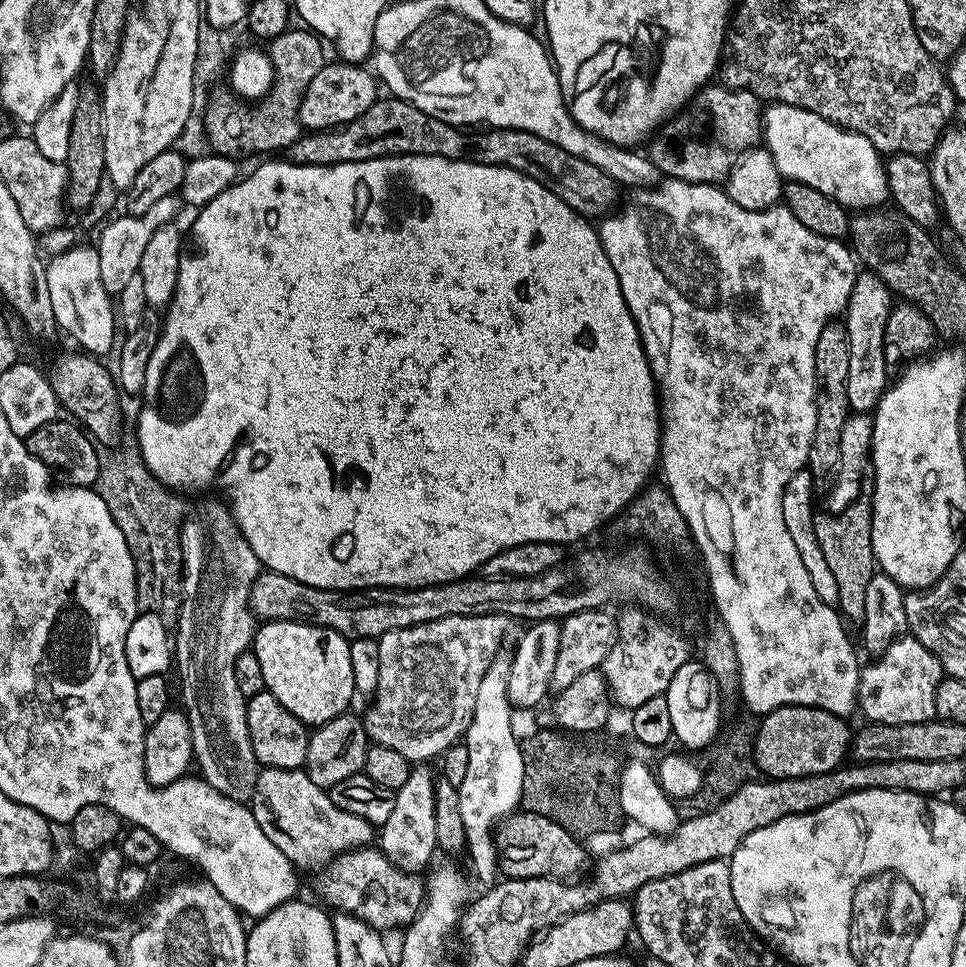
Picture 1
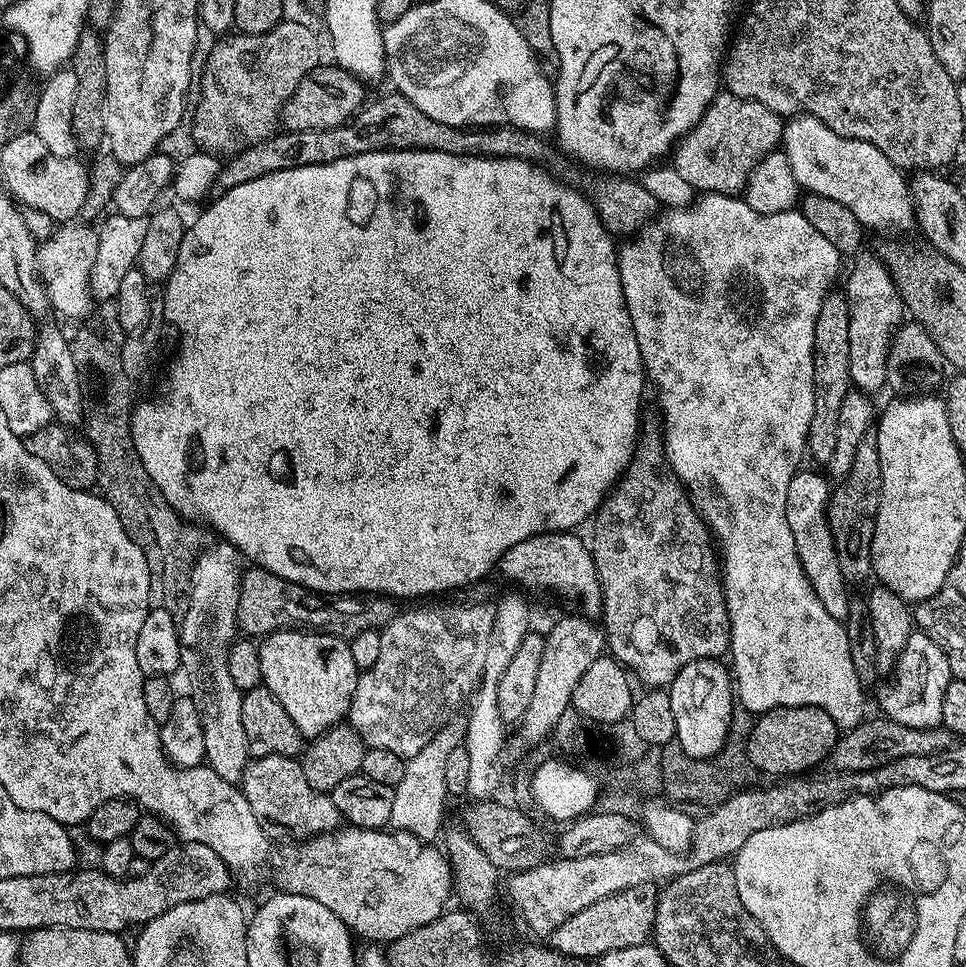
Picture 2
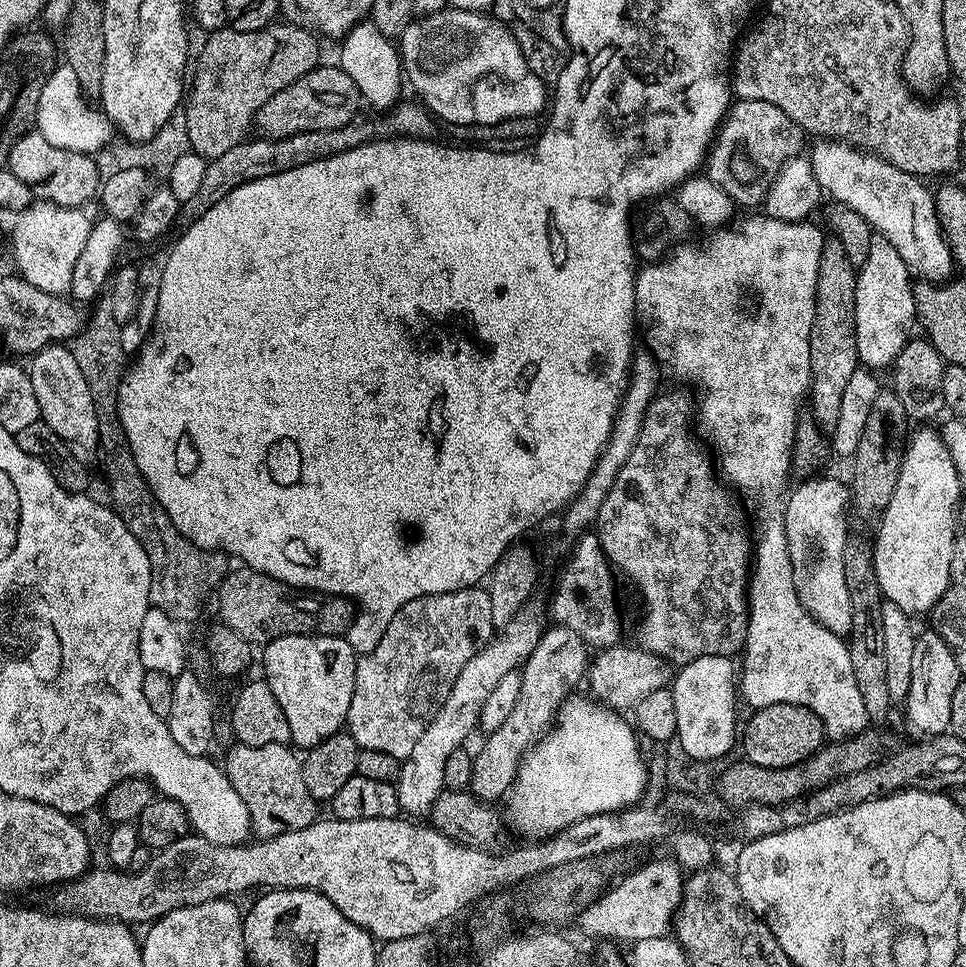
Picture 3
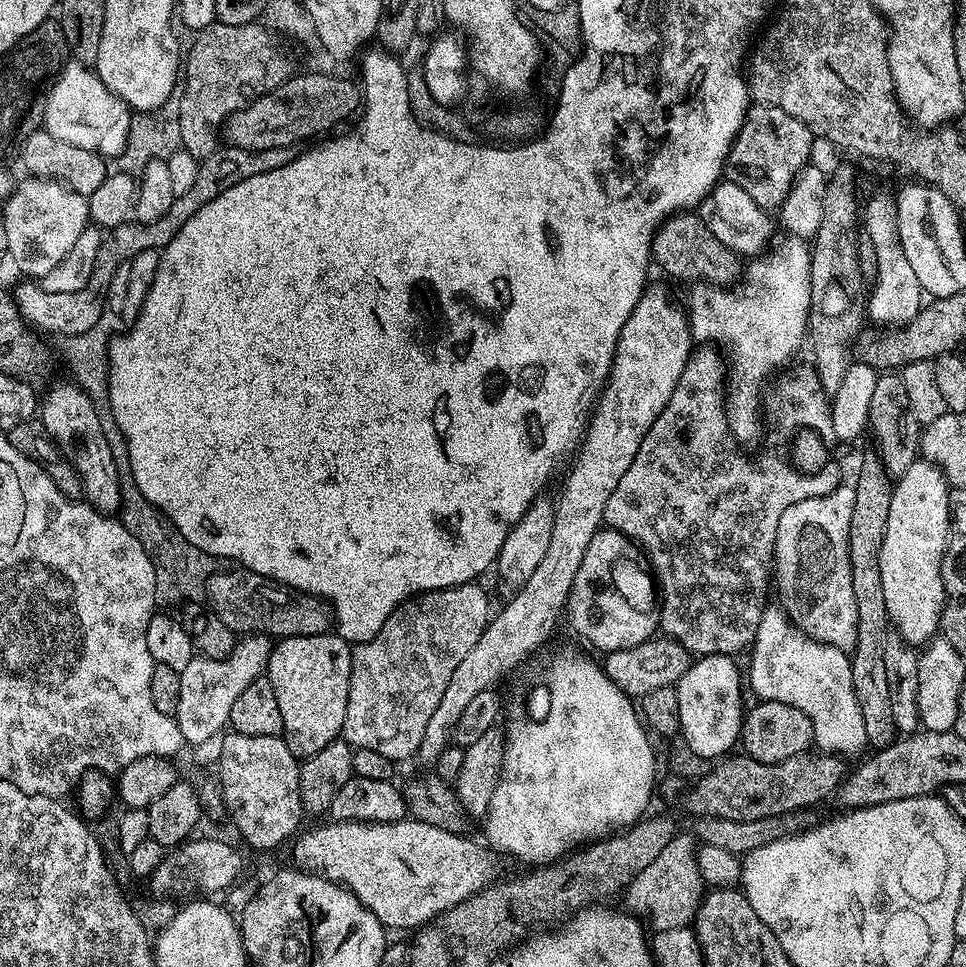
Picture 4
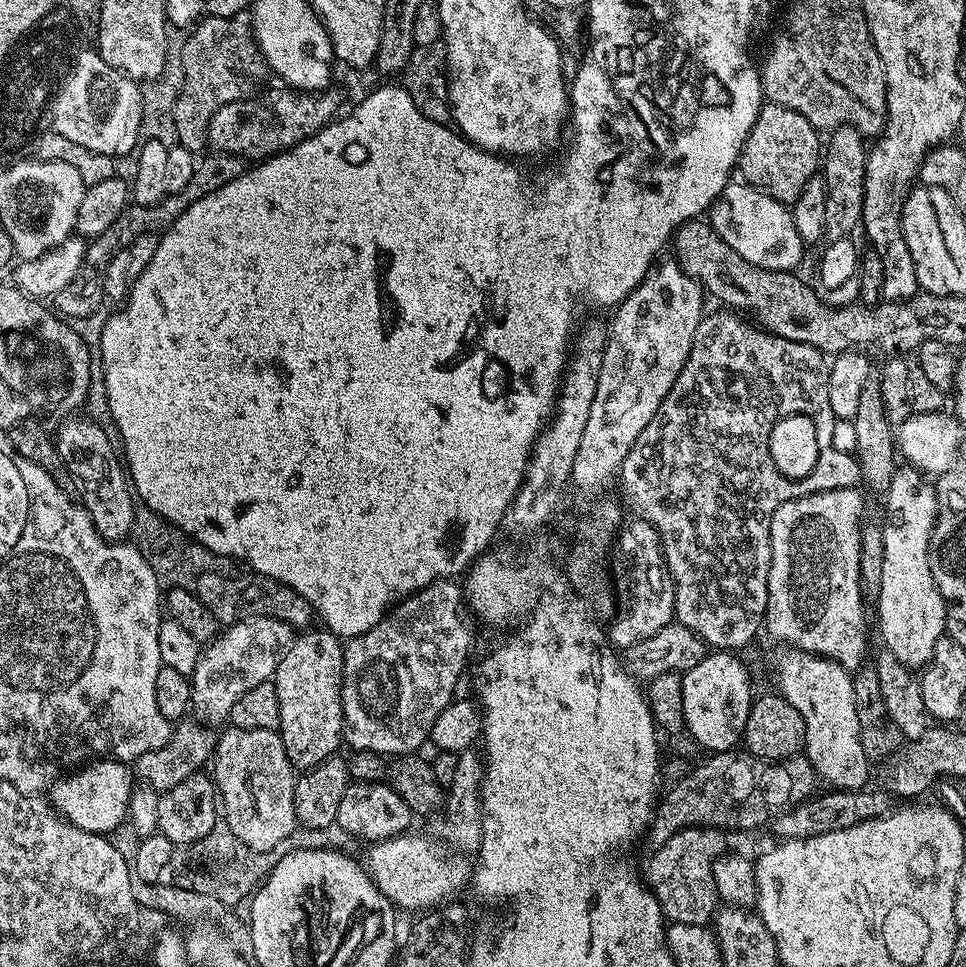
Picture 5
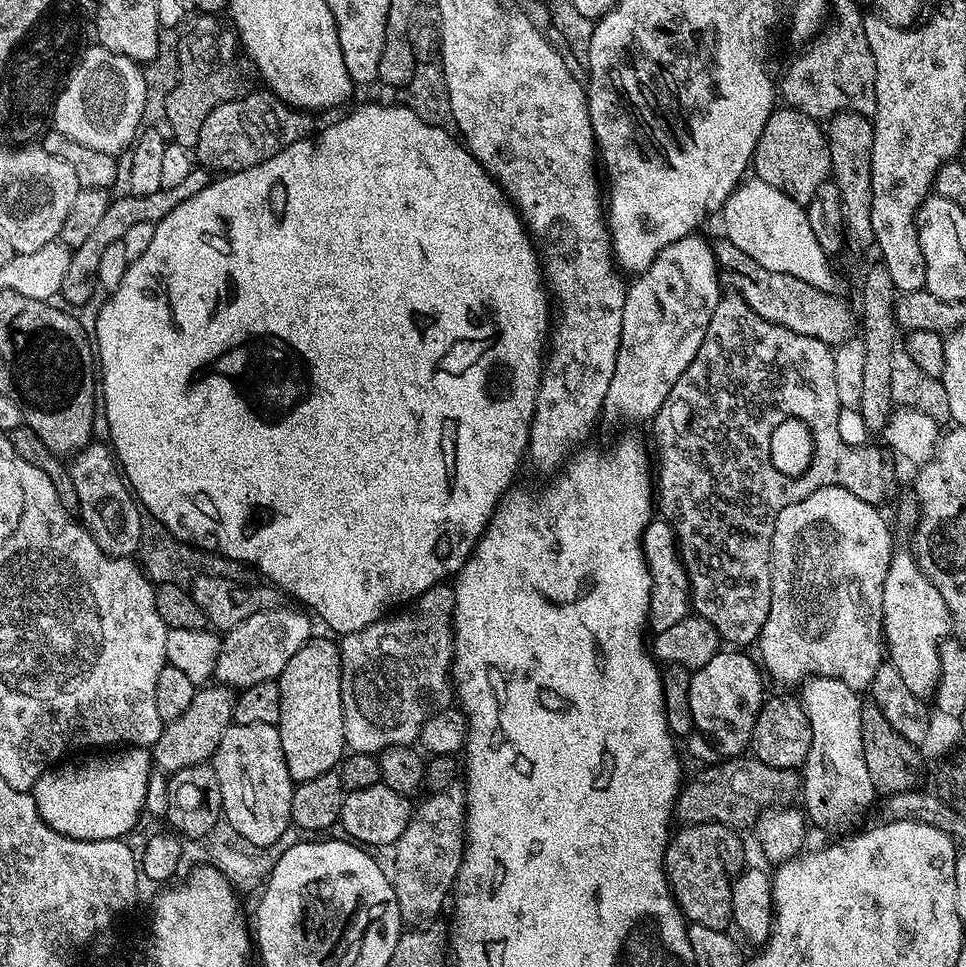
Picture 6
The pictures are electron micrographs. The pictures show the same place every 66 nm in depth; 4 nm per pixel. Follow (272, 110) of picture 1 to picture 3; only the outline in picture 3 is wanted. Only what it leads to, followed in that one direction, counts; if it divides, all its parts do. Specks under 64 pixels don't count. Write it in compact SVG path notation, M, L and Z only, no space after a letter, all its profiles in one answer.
M273 22L262 30L249 32L225 26L216 29L207 37L208 41L200 48L200 57L197 60L195 57L194 67L190 72L190 87L182 104L191 151L197 152L207 161L226 154L230 146L238 146L249 135L258 110L262 110L262 106L266 106L266 102L274 98L278 90L286 90L286 86L302 78L302 74L317 68L321 63L320 44L316 41L317 33L307 32L305 28L287 22Z

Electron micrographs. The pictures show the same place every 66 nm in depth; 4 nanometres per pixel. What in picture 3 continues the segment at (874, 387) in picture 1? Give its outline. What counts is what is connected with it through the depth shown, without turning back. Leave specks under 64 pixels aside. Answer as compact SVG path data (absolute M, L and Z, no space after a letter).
M873 235L870 242L870 254L866 254L866 260L858 266L856 285L854 286L854 302L852 303L854 306L852 338L856 343L857 361L865 369L877 370L876 368L884 367L887 369L895 364L896 355L908 343L910 339L908 331L911 330L912 324L914 328L916 320L916 303L912 297L913 287L914 280L906 262L902 262L902 254L898 254L898 250L894 250L894 246L884 236Z

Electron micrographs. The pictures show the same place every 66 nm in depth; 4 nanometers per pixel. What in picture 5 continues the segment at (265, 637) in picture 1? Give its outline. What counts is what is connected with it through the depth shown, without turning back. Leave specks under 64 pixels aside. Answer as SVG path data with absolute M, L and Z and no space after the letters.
M312 631L293 639L280 656L274 675L280 703L278 731L286 746L286 758L297 770L317 768L326 758L337 755L336 747L341 747L344 734L344 644L333 632Z

